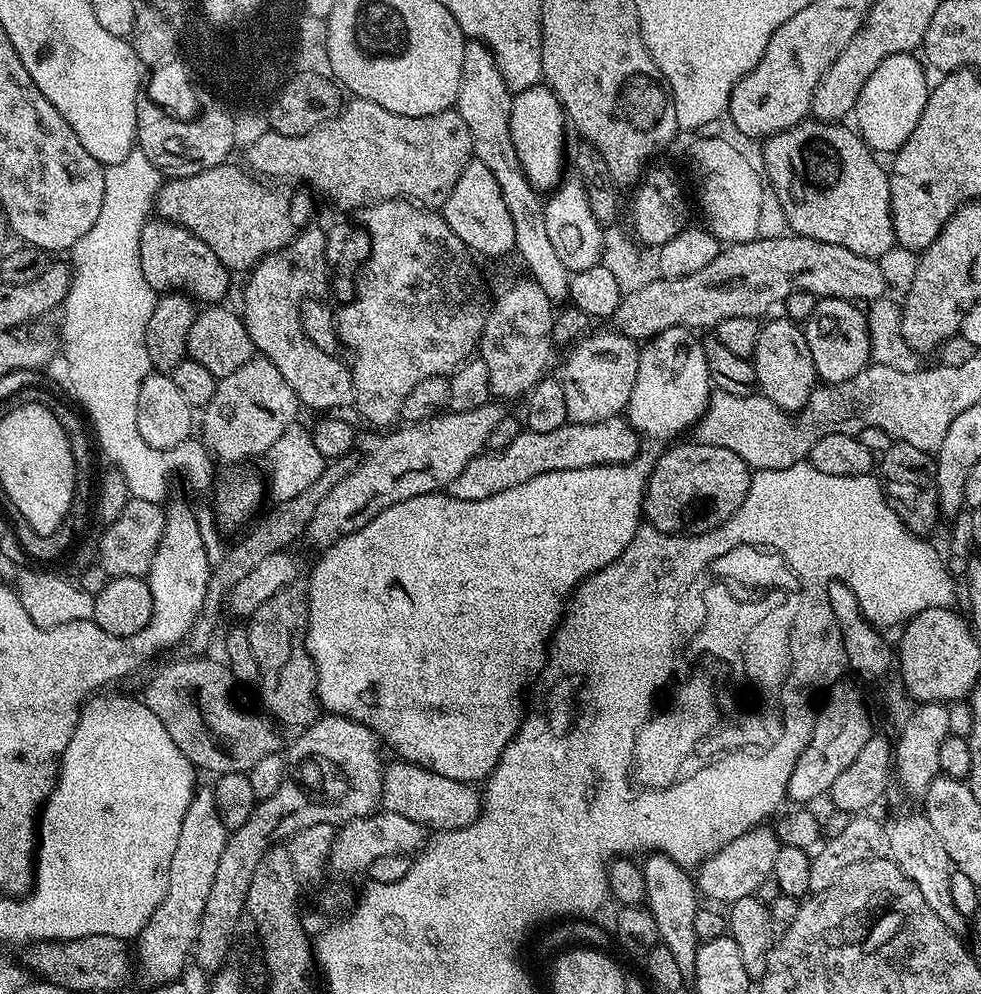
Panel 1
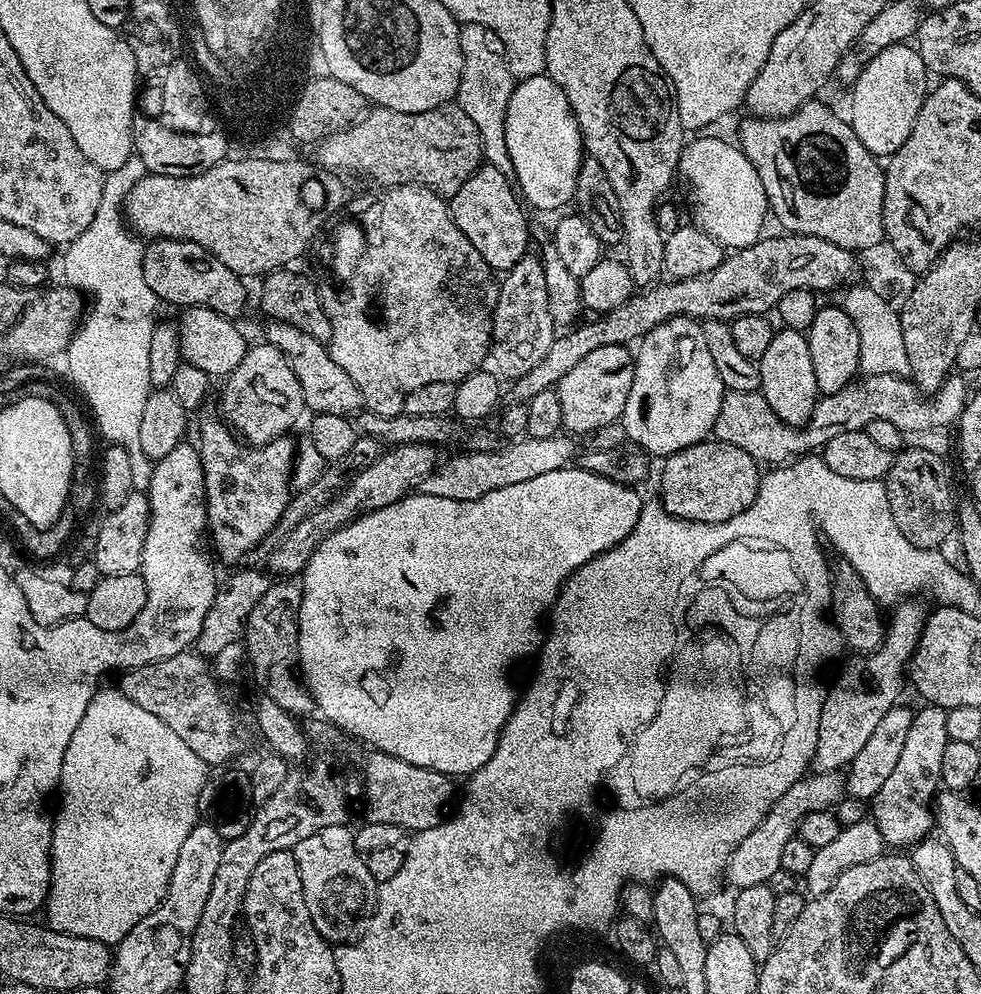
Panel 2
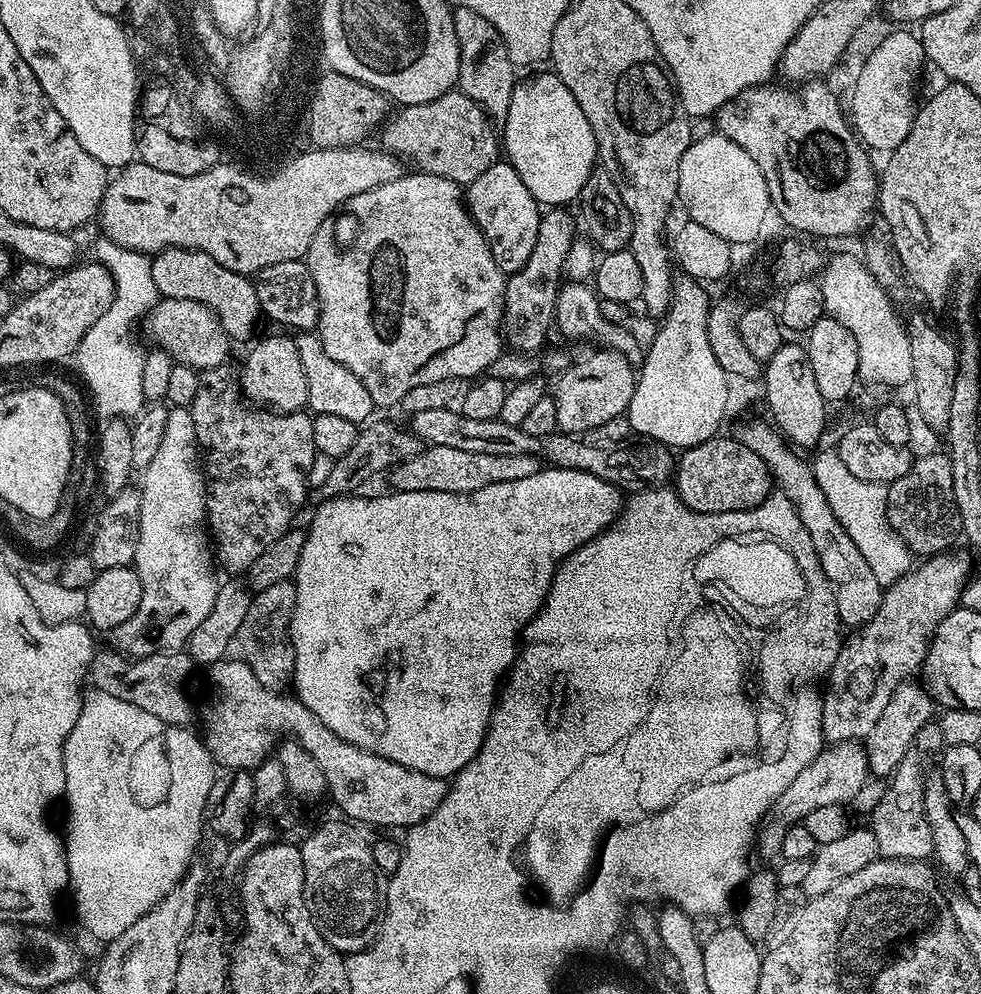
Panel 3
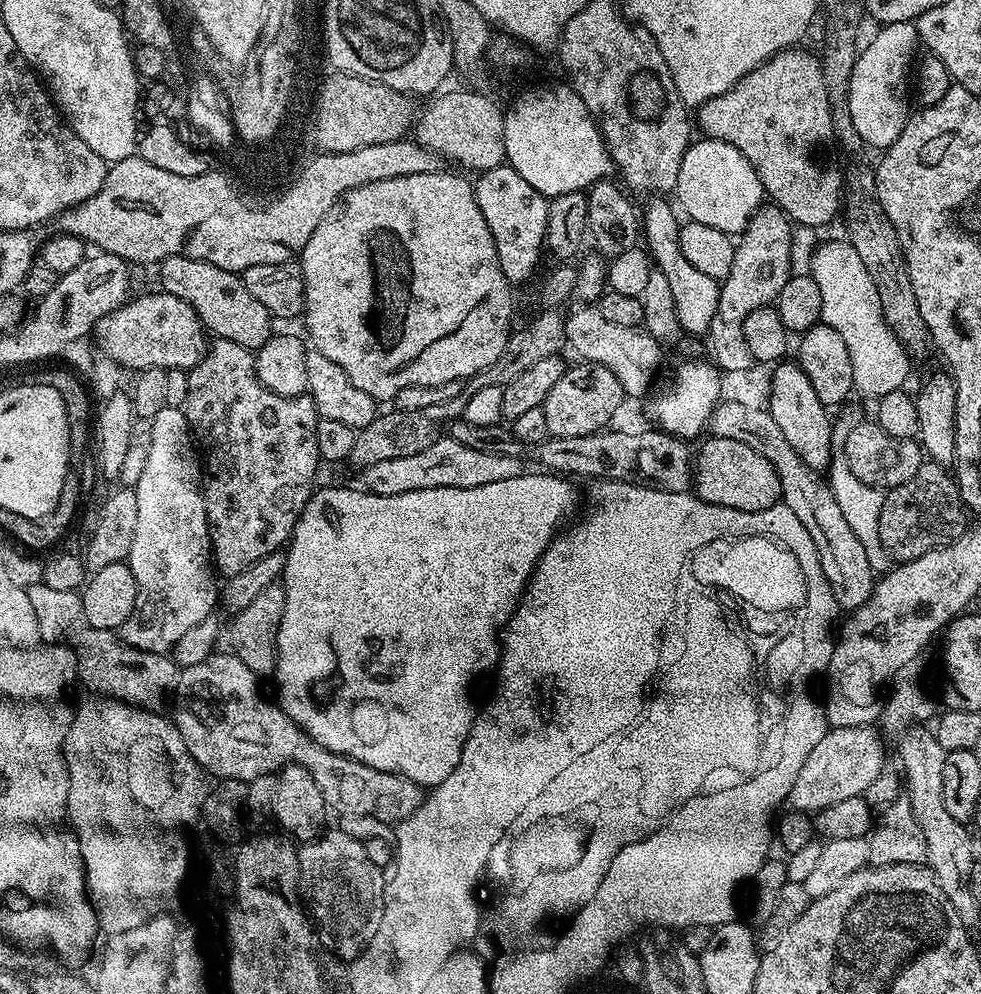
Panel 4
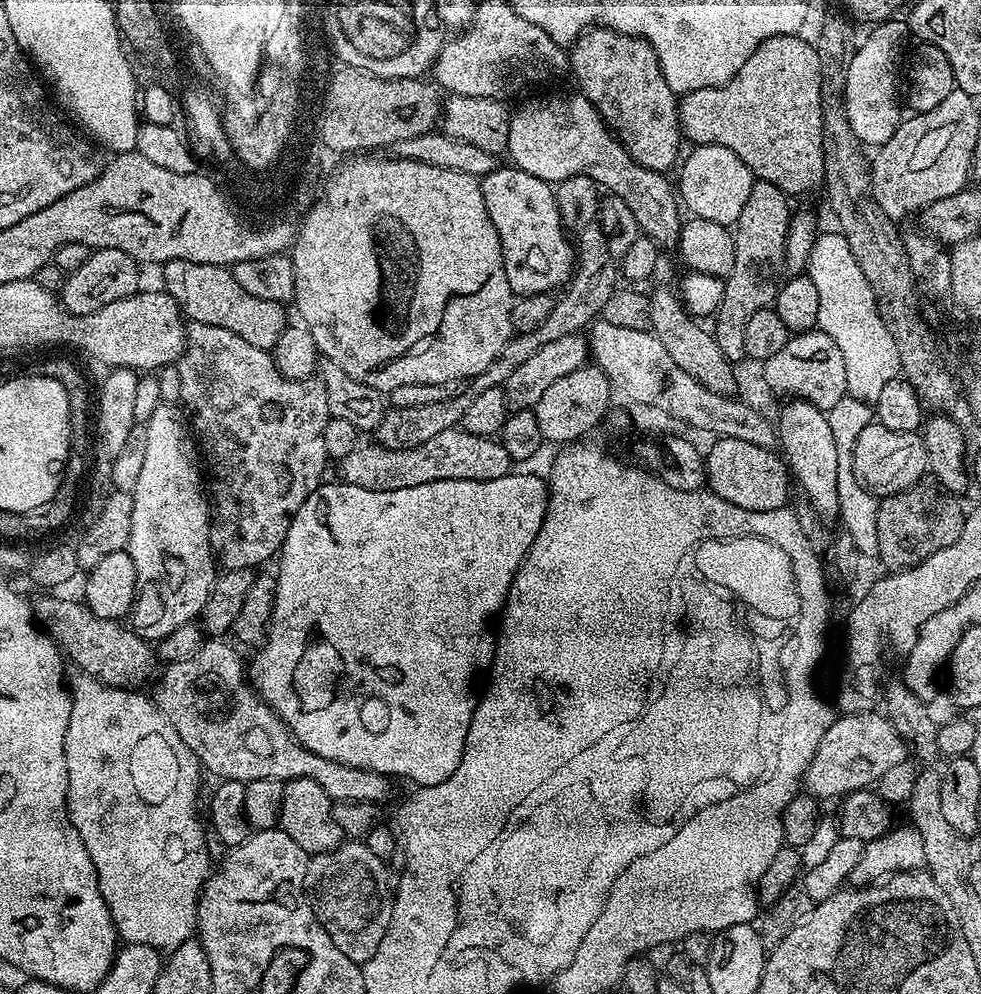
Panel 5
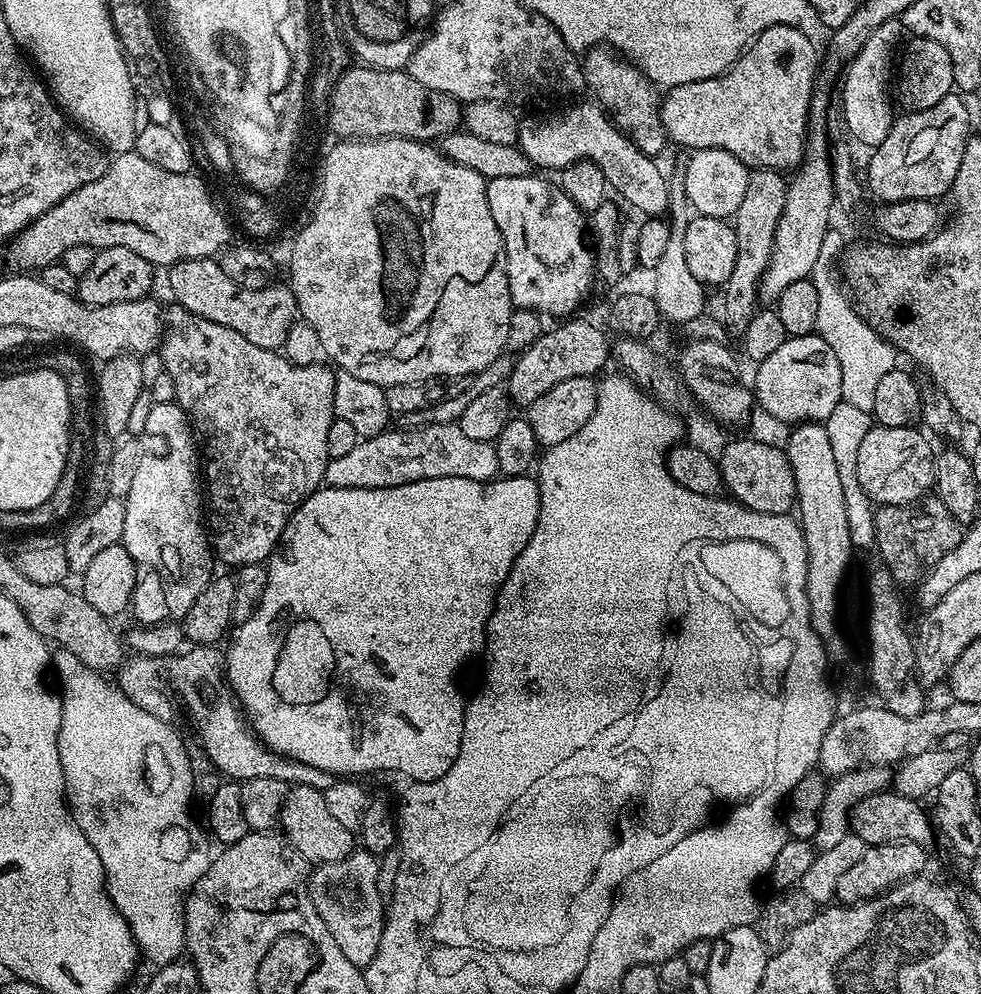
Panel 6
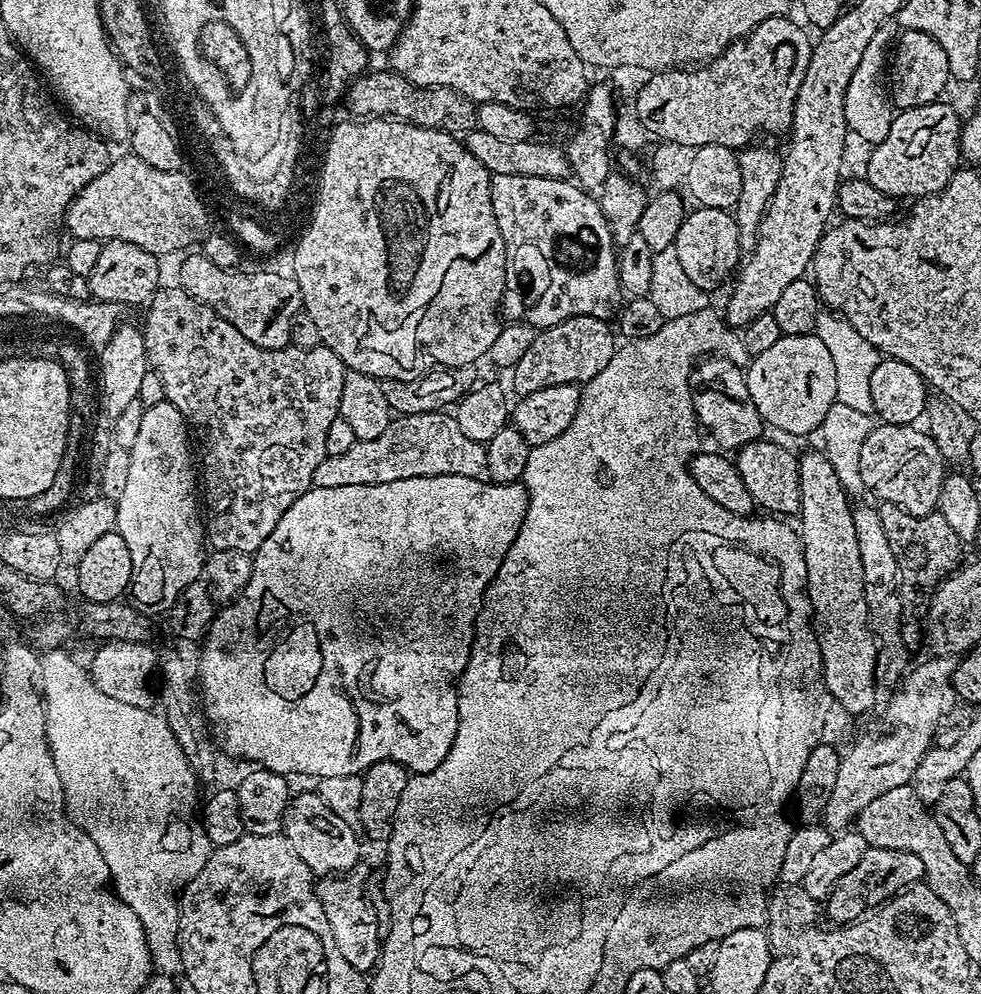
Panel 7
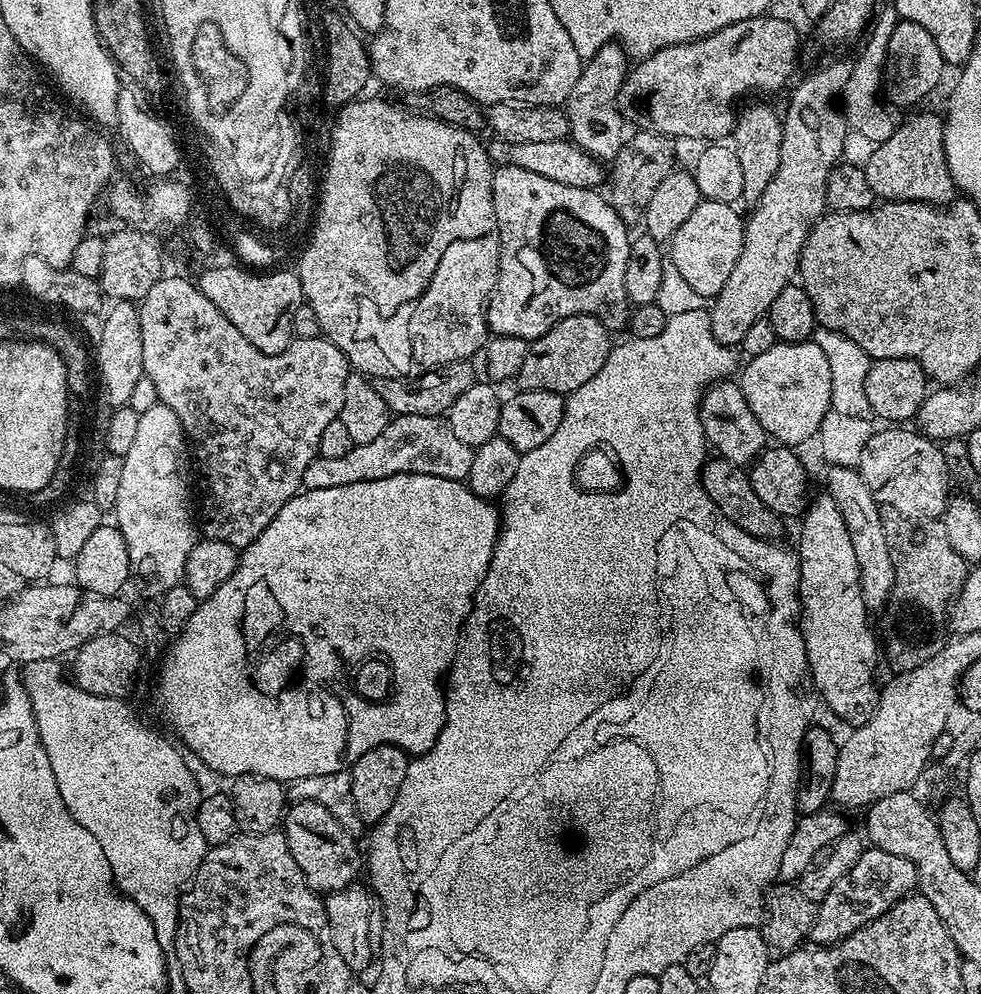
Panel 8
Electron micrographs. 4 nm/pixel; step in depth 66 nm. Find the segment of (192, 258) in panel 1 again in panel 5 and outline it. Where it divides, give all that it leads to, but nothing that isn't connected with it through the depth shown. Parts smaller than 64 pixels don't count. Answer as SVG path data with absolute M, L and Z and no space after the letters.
M167 260L162 265L162 272L164 272L163 291L176 299L180 311L189 321L222 326L222 330L230 330L230 334L238 334L238 338L250 342L250 346L272 350L279 336L290 324L290 318L284 313L286 308L283 303L266 301L248 294L238 286L238 282L227 267L185 260Z

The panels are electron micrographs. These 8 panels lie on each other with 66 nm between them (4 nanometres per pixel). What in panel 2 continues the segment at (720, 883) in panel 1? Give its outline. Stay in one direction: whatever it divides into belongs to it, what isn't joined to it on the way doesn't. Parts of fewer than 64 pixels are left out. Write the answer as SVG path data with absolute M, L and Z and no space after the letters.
M822 772L819 774L808 774L794 782L778 802L764 815L764 821L732 852L726 869L726 880L733 884L733 889L739 890L746 886L767 884L768 879L775 871L781 869L782 849L786 842L797 835L800 819L811 812L831 809L840 803L846 796L846 780L840 772Z

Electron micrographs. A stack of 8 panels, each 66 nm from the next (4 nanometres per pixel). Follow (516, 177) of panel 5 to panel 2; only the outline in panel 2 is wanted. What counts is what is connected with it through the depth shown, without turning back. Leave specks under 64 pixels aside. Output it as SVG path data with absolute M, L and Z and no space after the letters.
M481 163L477 172L470 174L470 178L466 178L466 182L462 182L459 190L451 196L450 207L454 222L466 234L466 238L470 238L470 242L478 250L478 254L482 254L482 258L486 258L486 262L492 268L493 273L508 273L523 256L529 255L527 216L529 213L514 187L509 173L498 170L493 164Z

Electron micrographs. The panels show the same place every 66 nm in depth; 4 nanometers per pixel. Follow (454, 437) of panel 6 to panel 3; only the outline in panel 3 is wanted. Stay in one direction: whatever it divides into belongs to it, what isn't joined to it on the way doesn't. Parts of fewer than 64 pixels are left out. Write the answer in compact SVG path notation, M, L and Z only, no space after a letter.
M428 446L416 456L411 456L402 464L397 464L391 473L395 491L417 492L473 492L498 482L518 482L518 478L530 478L530 474L540 471L541 461L535 456L526 454L470 454L467 450L454 450L450 446Z

